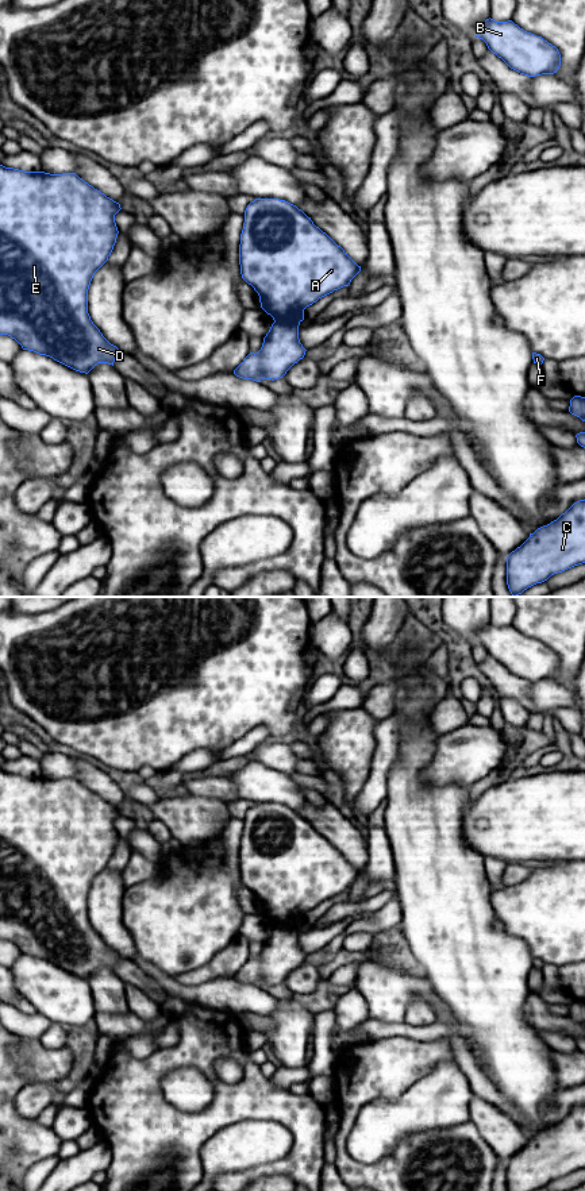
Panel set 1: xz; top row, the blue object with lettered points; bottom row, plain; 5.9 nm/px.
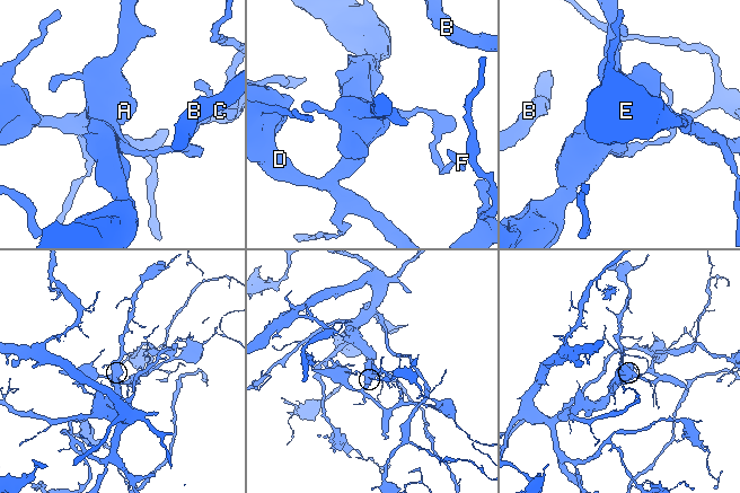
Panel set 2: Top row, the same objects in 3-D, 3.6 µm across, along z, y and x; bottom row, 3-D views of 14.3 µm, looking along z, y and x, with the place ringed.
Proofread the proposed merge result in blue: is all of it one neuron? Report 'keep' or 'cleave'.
cleave

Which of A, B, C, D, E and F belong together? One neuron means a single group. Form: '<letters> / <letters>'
A B F / C D E

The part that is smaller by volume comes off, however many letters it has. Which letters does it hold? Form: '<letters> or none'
C, D, E

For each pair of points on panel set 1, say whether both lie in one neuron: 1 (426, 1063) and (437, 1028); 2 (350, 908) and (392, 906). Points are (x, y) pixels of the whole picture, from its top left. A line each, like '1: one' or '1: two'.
1: two
2: two

